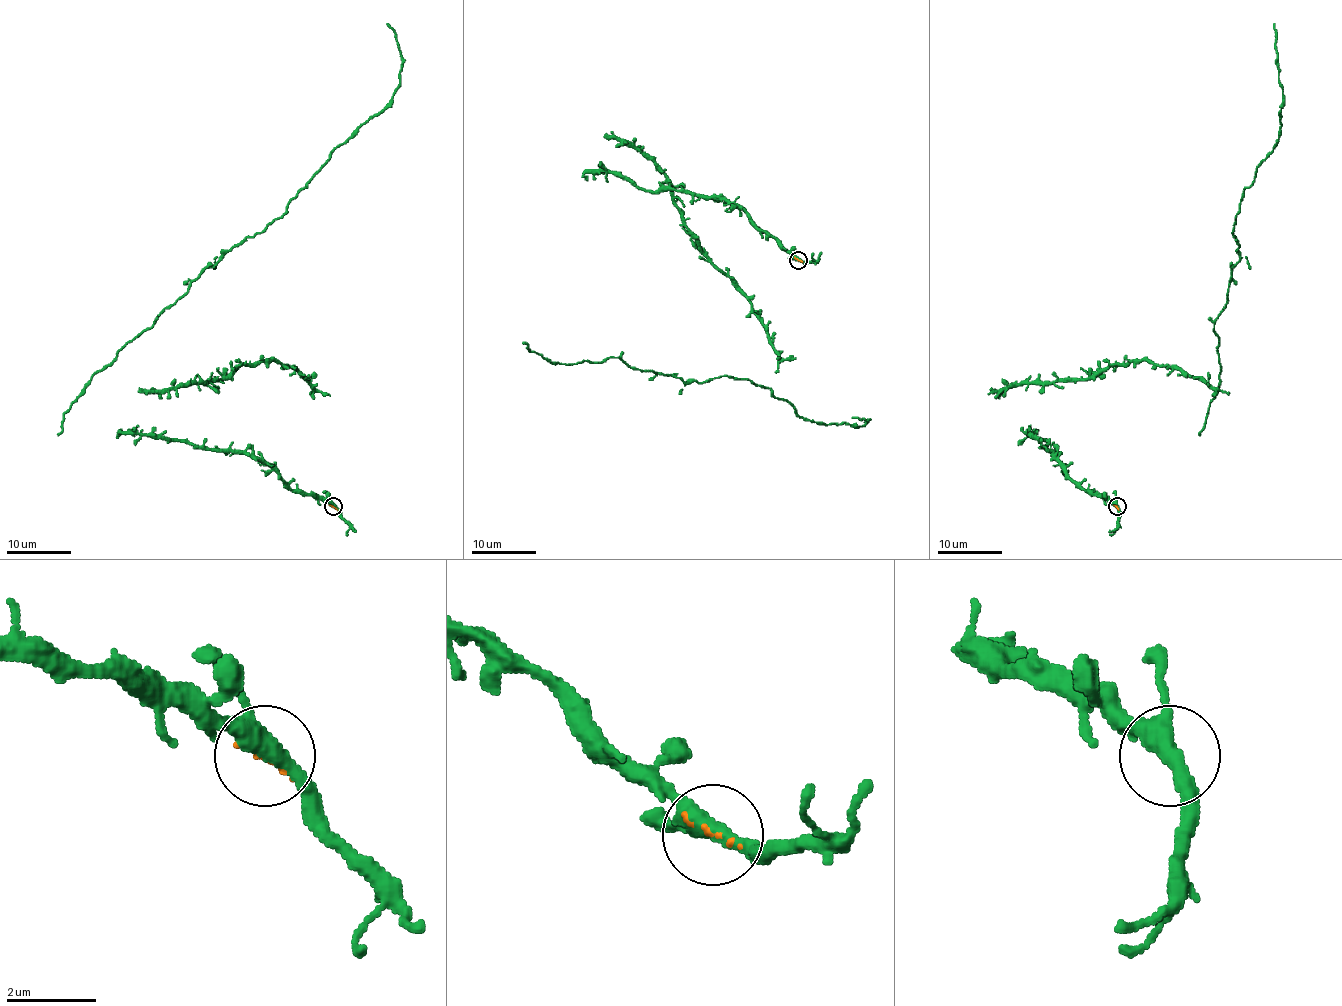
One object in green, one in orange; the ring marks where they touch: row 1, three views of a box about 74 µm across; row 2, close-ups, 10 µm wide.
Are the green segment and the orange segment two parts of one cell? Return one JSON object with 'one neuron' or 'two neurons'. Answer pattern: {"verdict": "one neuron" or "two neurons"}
{"verdict": "one neuron"}

